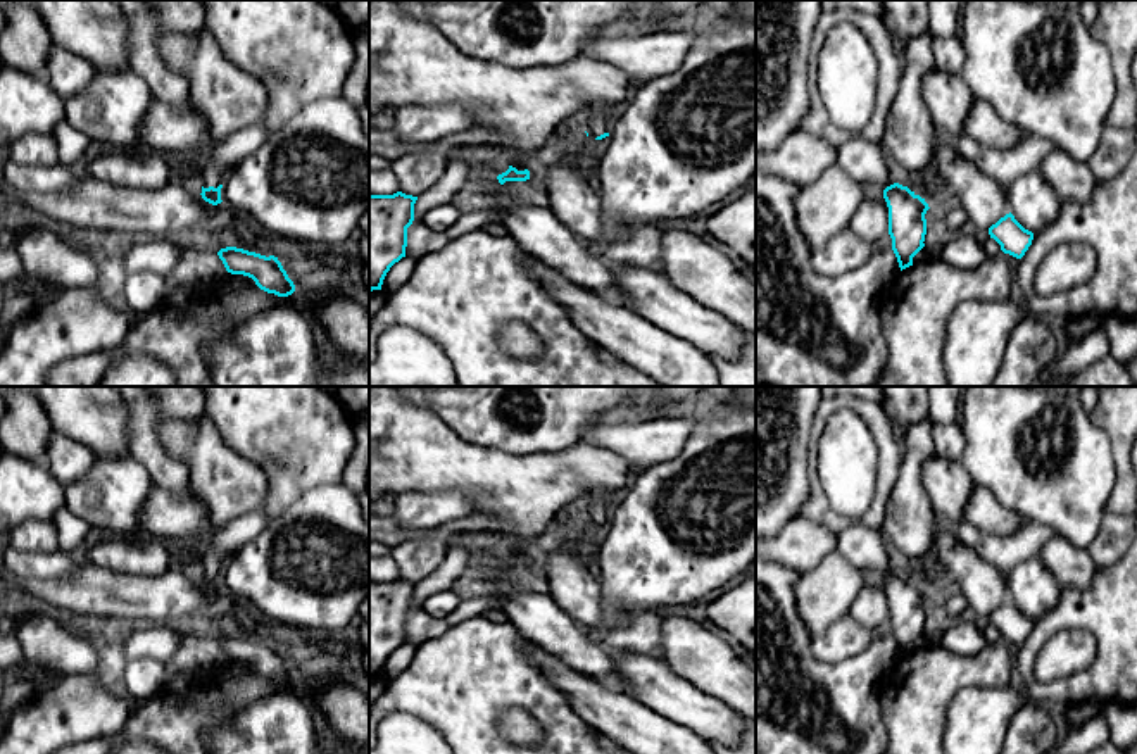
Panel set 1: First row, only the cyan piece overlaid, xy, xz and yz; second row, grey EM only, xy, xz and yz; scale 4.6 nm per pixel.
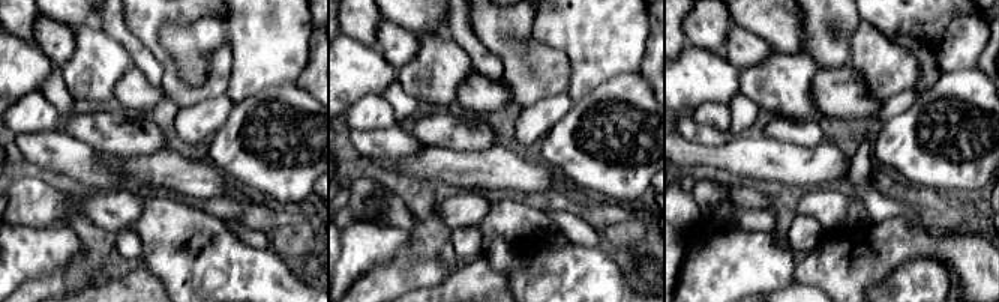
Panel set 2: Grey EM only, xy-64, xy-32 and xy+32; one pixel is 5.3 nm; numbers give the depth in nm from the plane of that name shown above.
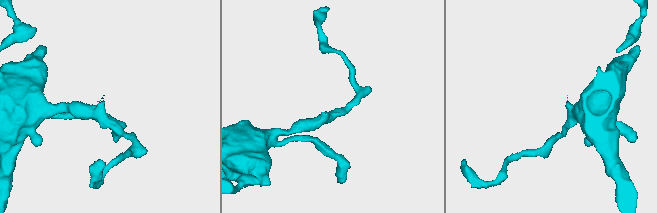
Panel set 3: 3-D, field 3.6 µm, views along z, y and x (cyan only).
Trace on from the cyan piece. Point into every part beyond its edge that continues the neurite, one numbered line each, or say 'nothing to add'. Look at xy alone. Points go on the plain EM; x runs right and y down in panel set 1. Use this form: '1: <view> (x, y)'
1: xy (228, 539)

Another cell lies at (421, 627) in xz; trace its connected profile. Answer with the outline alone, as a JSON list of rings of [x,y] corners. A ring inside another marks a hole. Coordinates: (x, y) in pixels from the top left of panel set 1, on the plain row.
[[[461,537],[447,540],[447,557],[440,568],[414,590],[414,607],[407,614],[405,642],[418,647],[443,635],[450,625],[424,613],[423,602],[442,590],[452,590],[464,583],[469,566],[476,561],[461,544]]]

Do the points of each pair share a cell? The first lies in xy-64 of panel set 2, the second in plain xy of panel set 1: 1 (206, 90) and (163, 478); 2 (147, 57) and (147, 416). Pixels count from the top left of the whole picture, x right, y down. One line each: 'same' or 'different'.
1: different
2: same

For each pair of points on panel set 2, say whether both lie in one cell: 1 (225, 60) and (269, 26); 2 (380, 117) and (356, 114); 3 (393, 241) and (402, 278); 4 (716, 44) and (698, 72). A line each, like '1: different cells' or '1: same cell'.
1: different cells
2: same cell
3: different cells
4: different cells

